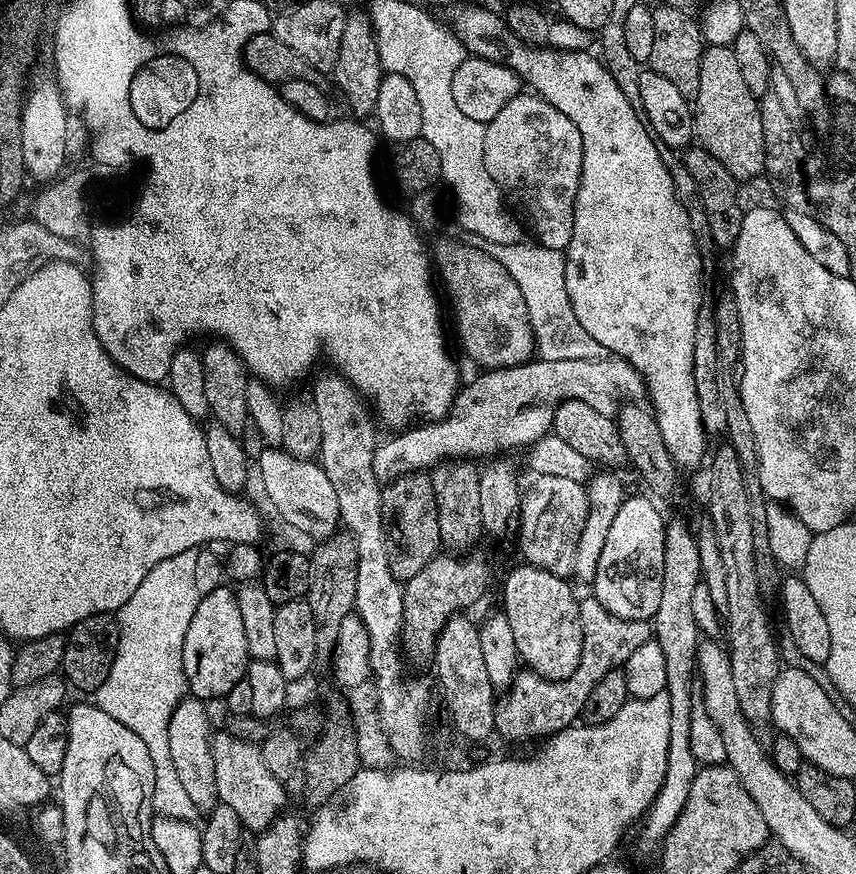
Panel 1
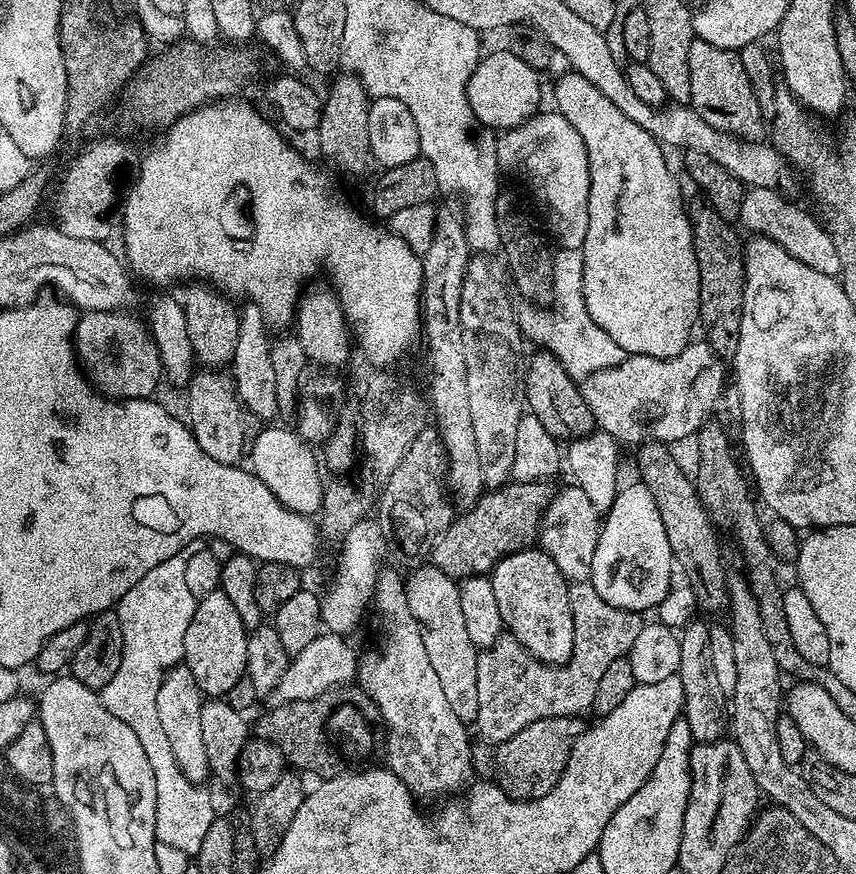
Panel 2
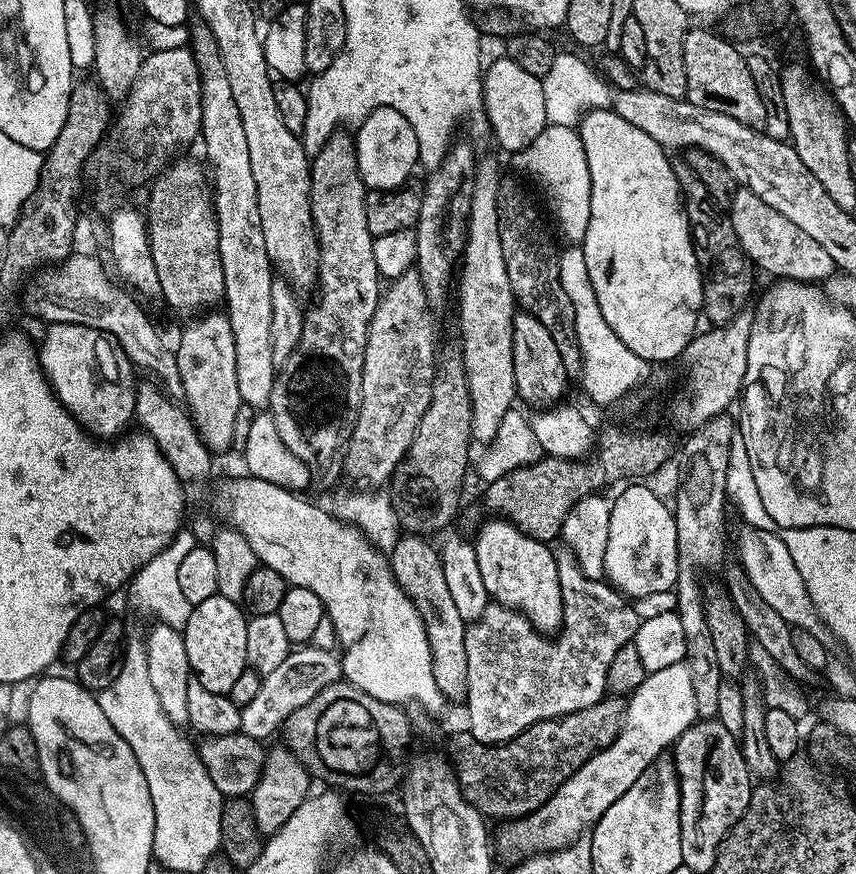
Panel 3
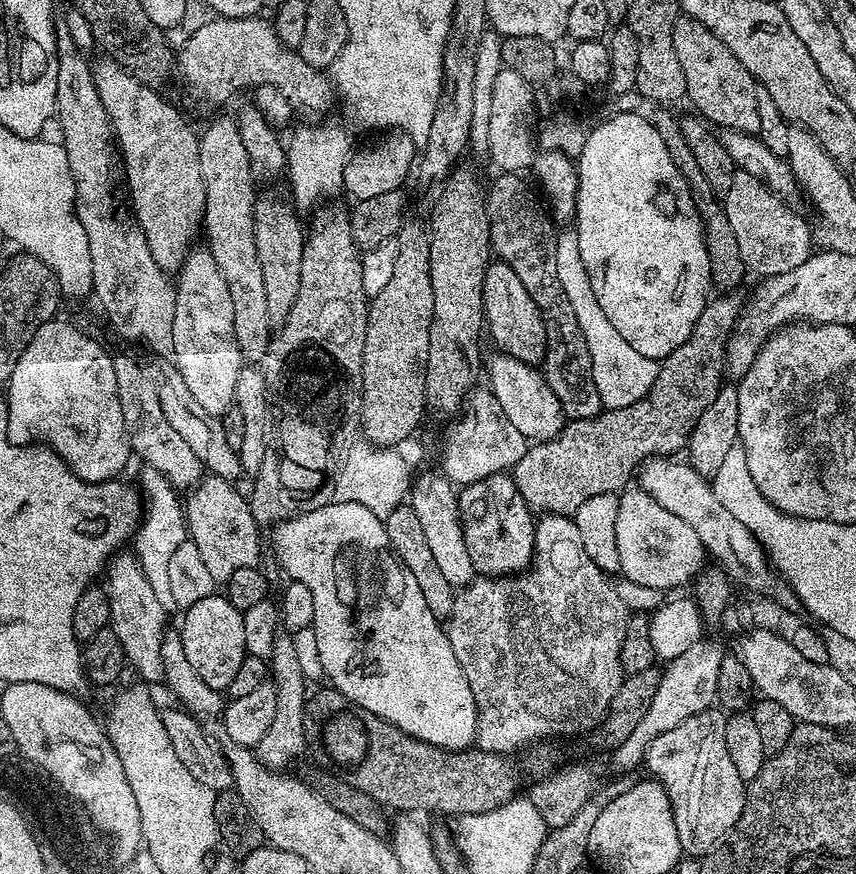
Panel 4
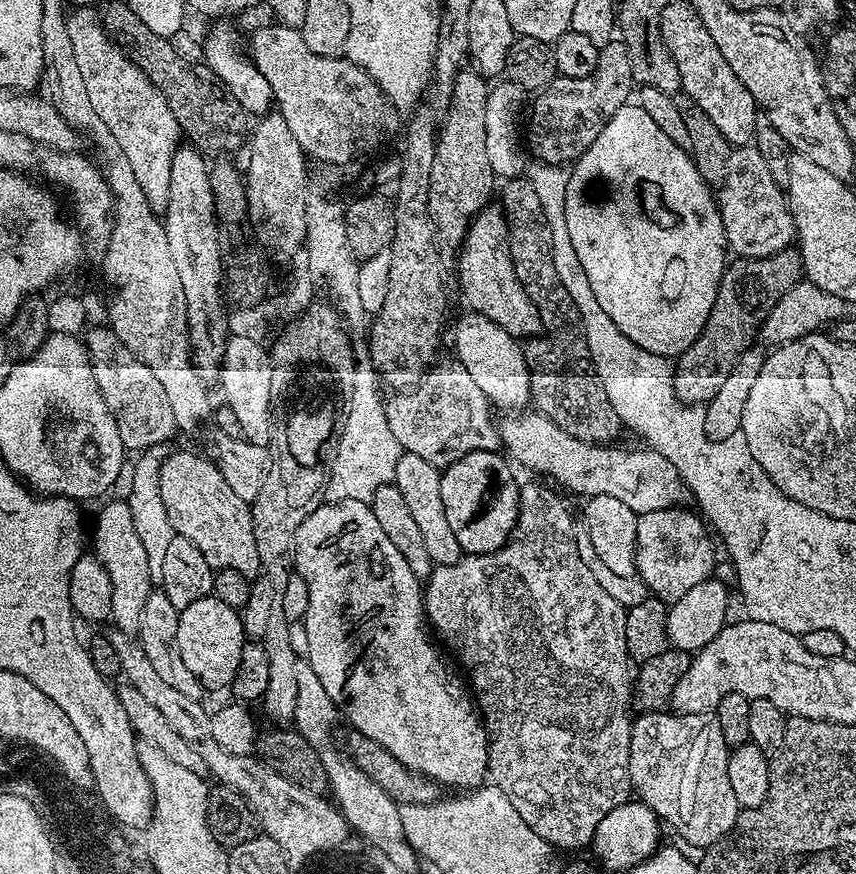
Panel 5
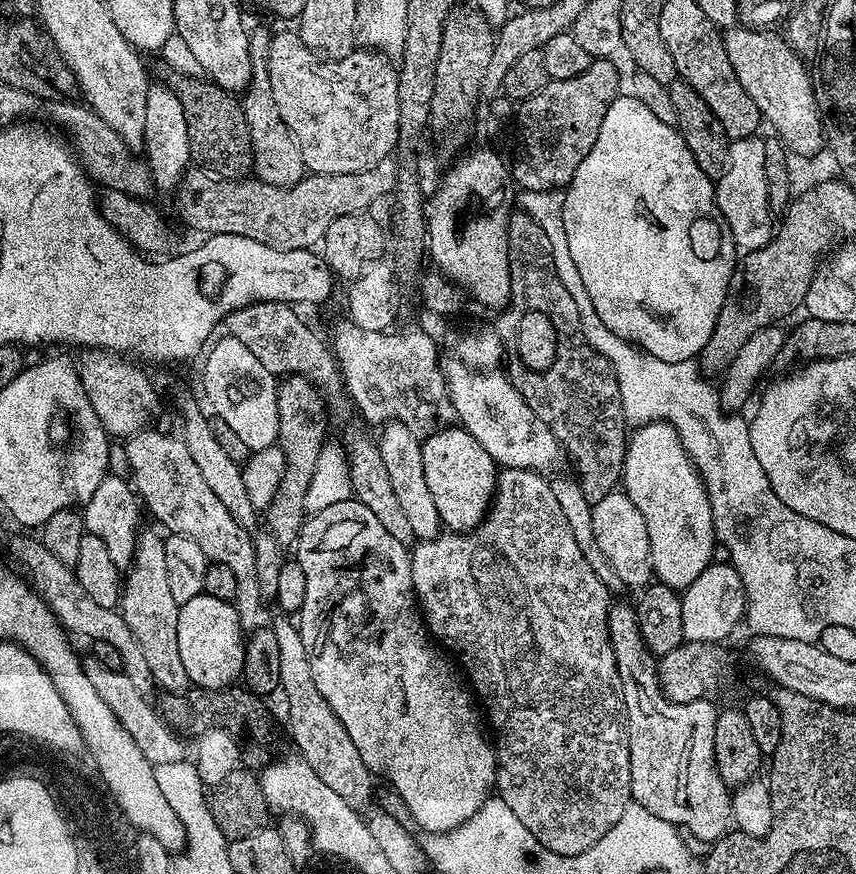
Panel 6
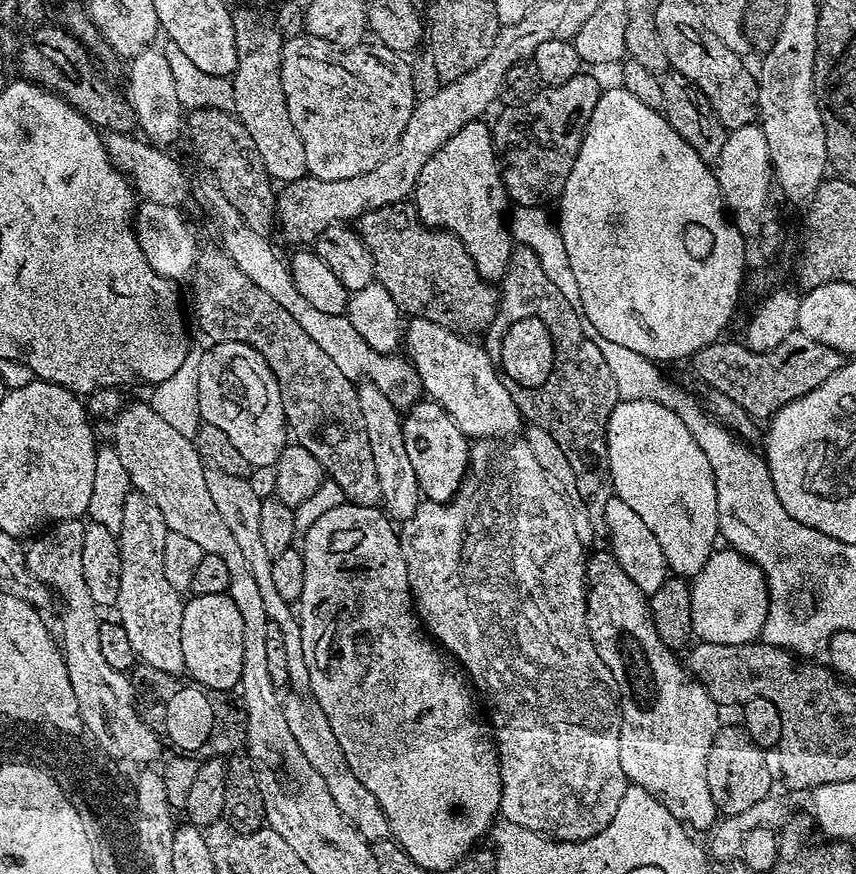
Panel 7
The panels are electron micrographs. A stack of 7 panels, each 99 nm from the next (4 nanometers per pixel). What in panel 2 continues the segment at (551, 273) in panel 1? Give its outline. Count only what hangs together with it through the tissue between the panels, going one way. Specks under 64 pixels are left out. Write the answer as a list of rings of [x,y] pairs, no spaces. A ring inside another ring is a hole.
[[[560,248],[555,253],[553,262],[553,294],[551,303],[556,306],[553,312],[544,306],[524,306],[518,312],[520,331],[541,349],[553,352],[562,362],[562,366],[572,375],[572,379],[583,382],[590,374],[598,370],[606,370],[618,366],[626,358],[622,346],[590,318],[584,301],[582,290],[582,274],[584,273],[584,254],[581,249],[566,250]]]

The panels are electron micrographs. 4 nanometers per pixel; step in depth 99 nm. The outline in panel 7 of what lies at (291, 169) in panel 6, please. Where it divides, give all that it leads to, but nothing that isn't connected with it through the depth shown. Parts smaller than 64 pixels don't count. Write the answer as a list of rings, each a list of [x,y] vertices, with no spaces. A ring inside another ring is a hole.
[[[236,8],[232,14],[234,22],[234,38],[238,50],[238,66],[232,73],[232,89],[234,90],[234,114],[250,130],[250,138],[254,138],[254,146],[258,146],[258,154],[262,154],[262,163],[276,182],[303,180],[308,175],[306,166],[306,149],[302,147],[302,138],[290,122],[290,110],[286,110],[286,94],[282,90],[282,52],[285,36],[280,33],[276,17],[271,11],[263,12],[260,8]]]

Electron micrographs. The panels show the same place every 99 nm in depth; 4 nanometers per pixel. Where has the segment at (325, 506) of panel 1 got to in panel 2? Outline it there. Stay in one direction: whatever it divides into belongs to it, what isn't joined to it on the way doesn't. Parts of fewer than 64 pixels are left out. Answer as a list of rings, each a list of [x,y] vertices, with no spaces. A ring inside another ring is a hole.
[[[276,426],[261,427],[264,429],[257,434],[256,441],[253,444],[251,441],[250,470],[268,487],[270,494],[274,494],[278,502],[282,502],[282,506],[303,516],[315,517],[319,513],[320,503],[324,501],[326,487],[325,481],[320,481],[321,465],[318,463],[317,453],[315,456],[312,453],[315,451],[301,440],[291,427],[288,427],[289,429],[272,427]],[[316,460],[318,465],[316,465]]]

